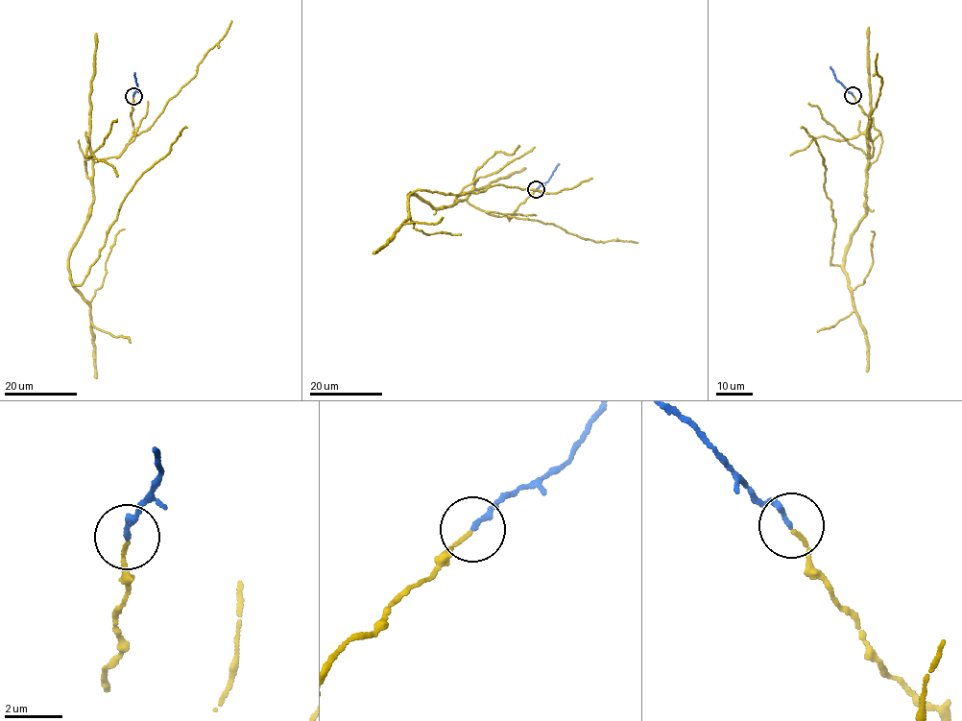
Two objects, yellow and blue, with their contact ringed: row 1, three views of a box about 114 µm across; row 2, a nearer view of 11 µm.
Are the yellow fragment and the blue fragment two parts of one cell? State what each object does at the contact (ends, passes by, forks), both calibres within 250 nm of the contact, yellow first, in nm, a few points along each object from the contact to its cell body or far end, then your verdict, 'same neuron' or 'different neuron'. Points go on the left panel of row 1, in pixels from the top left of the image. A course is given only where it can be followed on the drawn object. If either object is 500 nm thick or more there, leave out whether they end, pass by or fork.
yellow ends | blue ends | 120/150 nm | yellow via (133, 96), (123, 152), (93, 164), (94, 203), (69, 256), (72, 284), (99, 256), (136, 180), (187, 128) | blue via (133, 95), (137, 87), (134, 72) | same neuron

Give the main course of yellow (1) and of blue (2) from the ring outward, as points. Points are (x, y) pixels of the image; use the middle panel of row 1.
1: (536, 189), (509, 221), (465, 200), (437, 209), (407, 197), (500, 183), (558, 192), (592, 178)
2: (536, 189), (548, 180), (559, 164)

